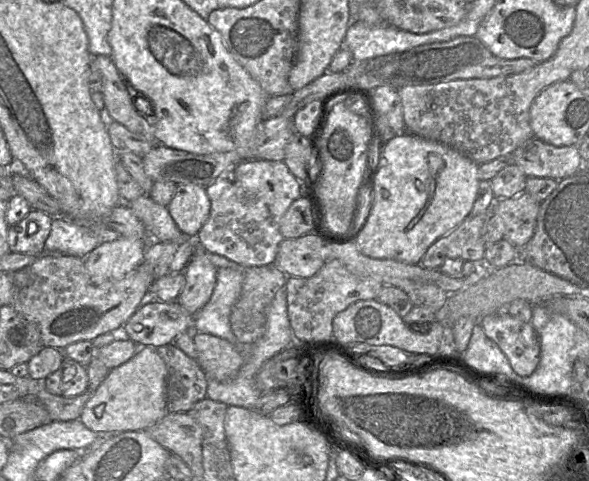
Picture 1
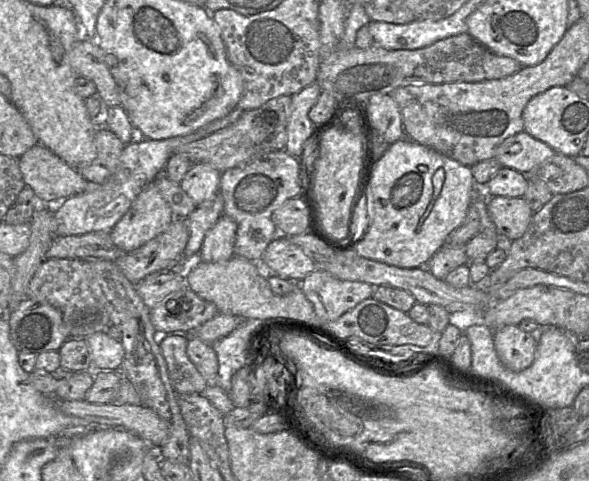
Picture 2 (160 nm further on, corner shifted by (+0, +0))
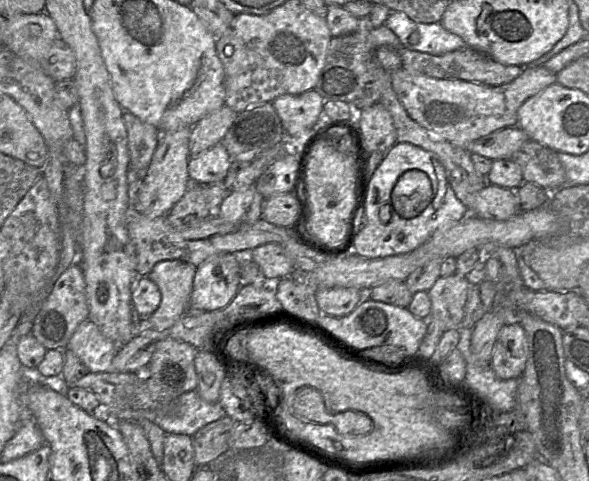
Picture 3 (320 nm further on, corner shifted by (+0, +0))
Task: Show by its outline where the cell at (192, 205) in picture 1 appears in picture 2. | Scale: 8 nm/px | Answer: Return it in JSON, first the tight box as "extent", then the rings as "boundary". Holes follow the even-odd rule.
{"extent":[181,163,221,207],"boundary":[[[194,163],[181,181],[181,188],[198,207],[218,194],[221,174],[208,164]]]}

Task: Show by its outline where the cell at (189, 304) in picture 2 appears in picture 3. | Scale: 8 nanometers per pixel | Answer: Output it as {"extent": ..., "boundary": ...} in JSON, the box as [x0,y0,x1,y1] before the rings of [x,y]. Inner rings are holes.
{"extent":[188,253,241,310],"boundary":[[[219,253],[207,258],[196,268],[188,310],[222,310],[241,287],[240,257]]]}

